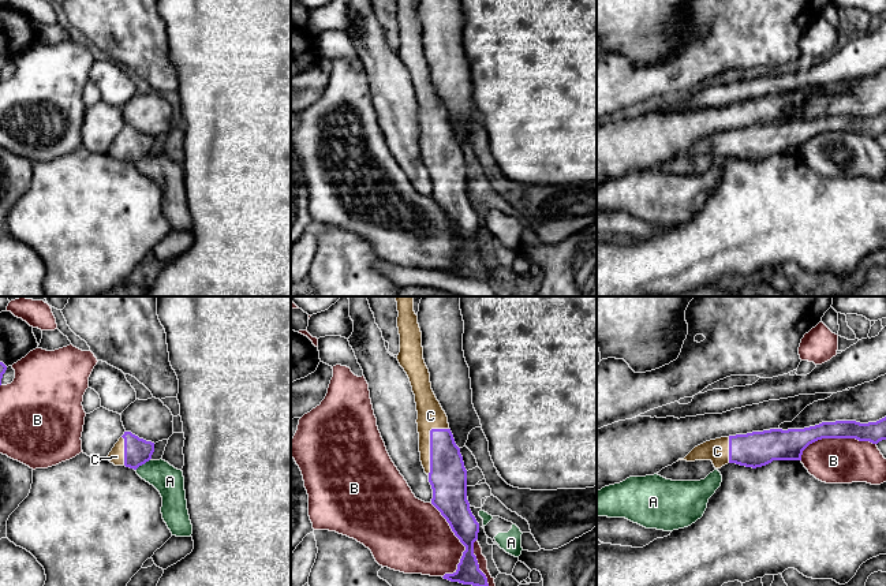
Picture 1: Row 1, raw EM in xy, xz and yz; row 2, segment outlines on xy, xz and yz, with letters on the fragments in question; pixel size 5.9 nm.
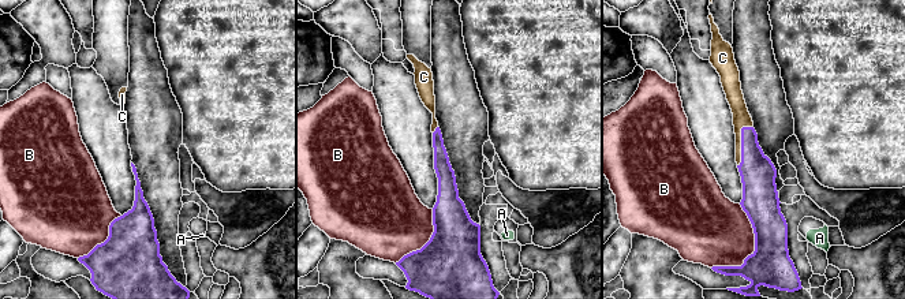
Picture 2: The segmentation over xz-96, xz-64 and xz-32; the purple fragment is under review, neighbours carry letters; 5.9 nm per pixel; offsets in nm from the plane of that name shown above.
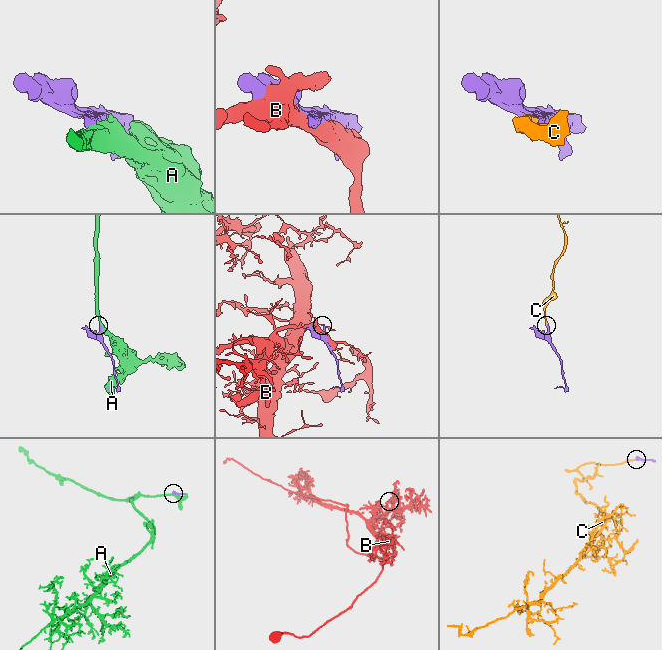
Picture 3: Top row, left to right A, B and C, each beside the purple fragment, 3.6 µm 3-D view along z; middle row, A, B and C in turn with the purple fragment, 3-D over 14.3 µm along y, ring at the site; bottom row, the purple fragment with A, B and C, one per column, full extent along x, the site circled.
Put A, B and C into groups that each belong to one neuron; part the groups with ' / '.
A / B / C

